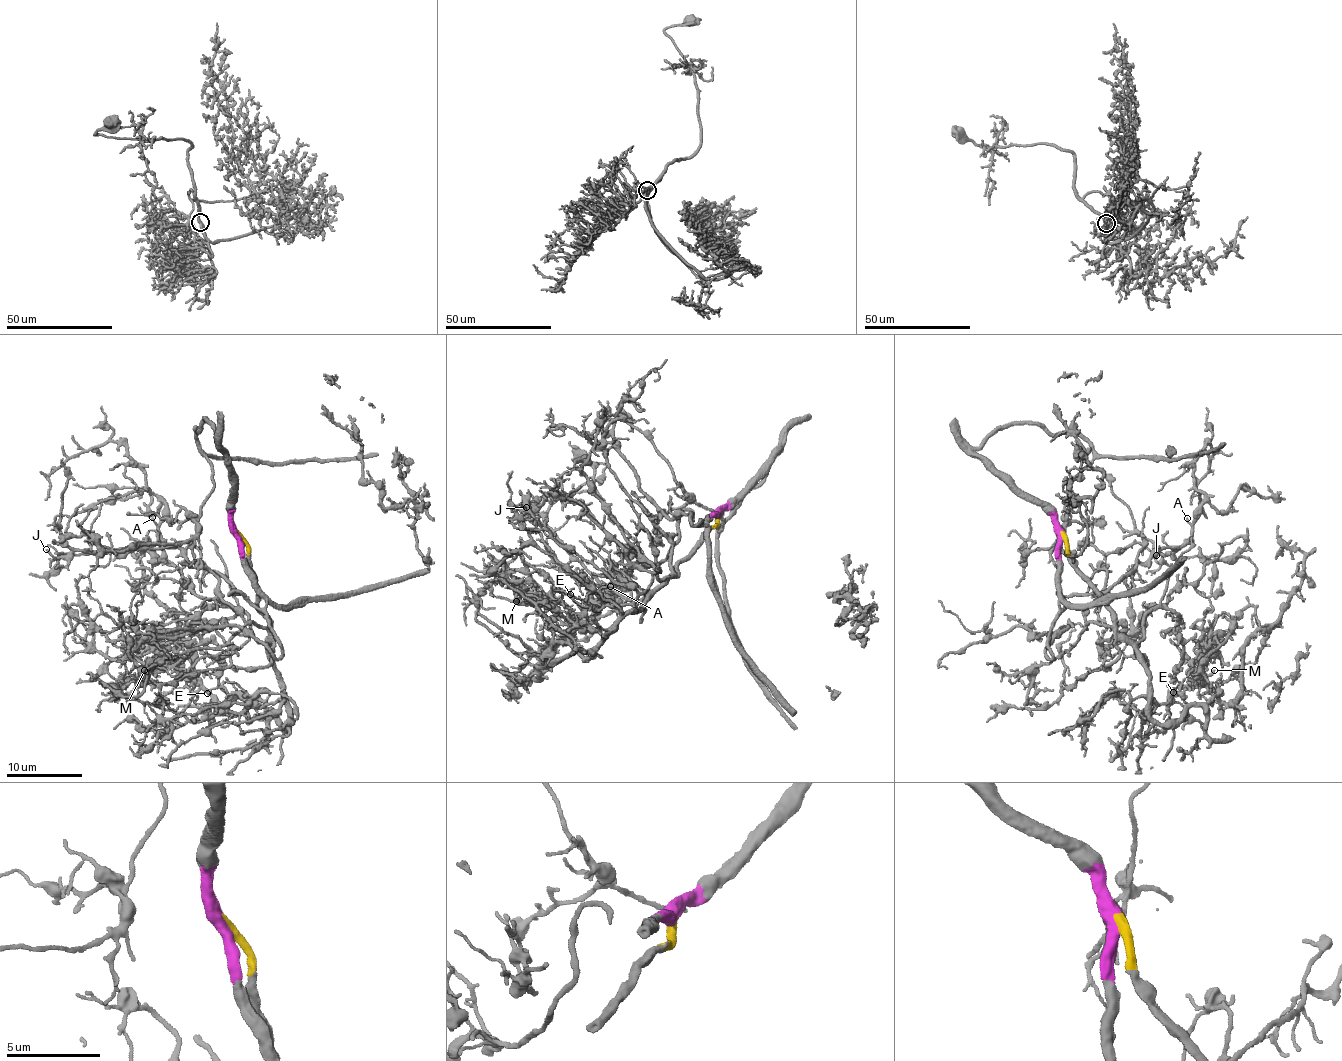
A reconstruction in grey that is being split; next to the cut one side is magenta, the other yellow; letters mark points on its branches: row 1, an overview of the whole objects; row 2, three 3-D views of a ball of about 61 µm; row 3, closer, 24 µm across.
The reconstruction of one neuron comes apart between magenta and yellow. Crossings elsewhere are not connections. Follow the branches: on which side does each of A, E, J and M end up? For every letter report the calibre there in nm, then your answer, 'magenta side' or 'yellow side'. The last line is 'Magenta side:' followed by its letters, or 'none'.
A: 120 nm | magenta side
E: 140 nm | yellow side
J: 130 nm | magenta side
M: 220 nm | yellow side
Magenta side: A, J

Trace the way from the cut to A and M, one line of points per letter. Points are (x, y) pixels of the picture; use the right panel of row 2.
A: (1062, 534), (1060, 609), (1059, 593), (1099, 595), (1133, 571), (1135, 562), (1183, 543), (1191, 530), (1186, 517)
M: (1062, 534), (1113, 628), (1140, 641), (1145, 615), (1168, 608), (1182, 614), (1176, 666), (1215, 670)

